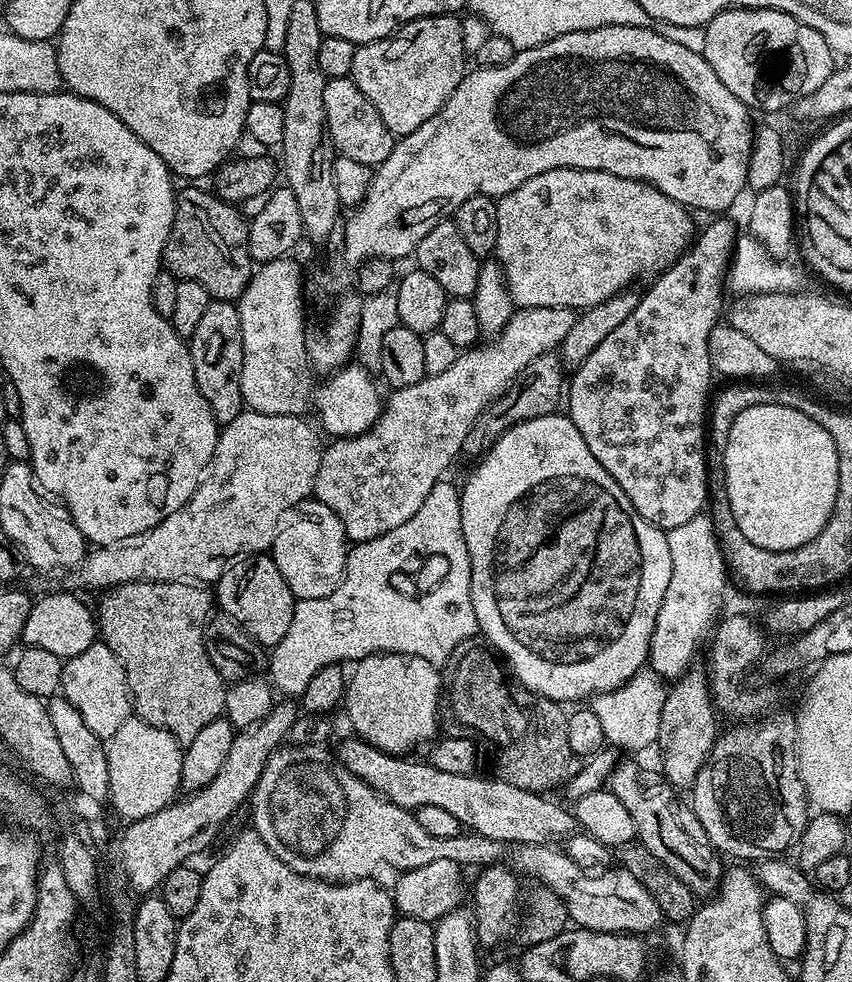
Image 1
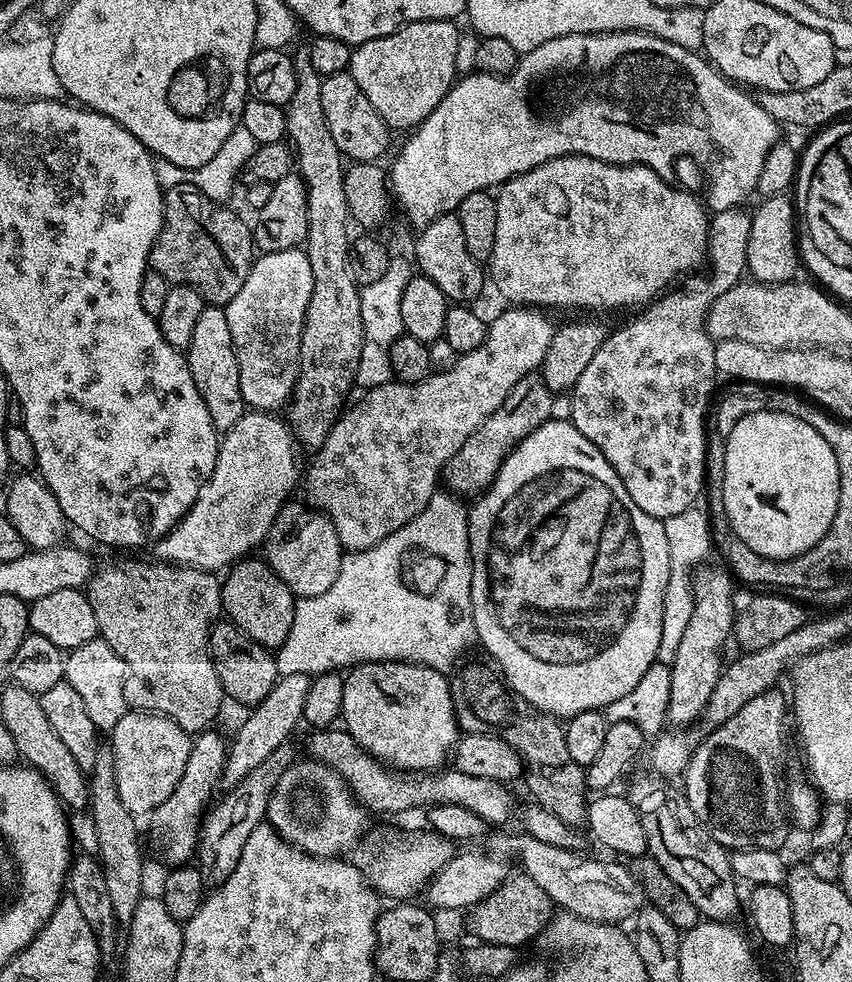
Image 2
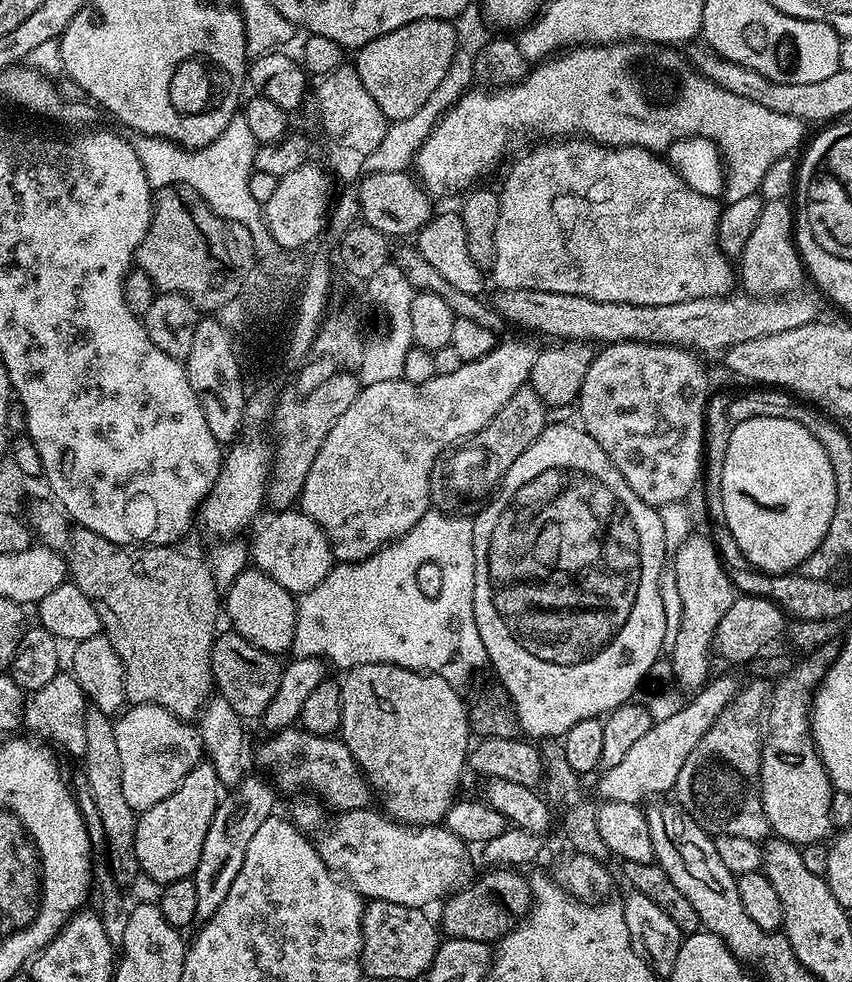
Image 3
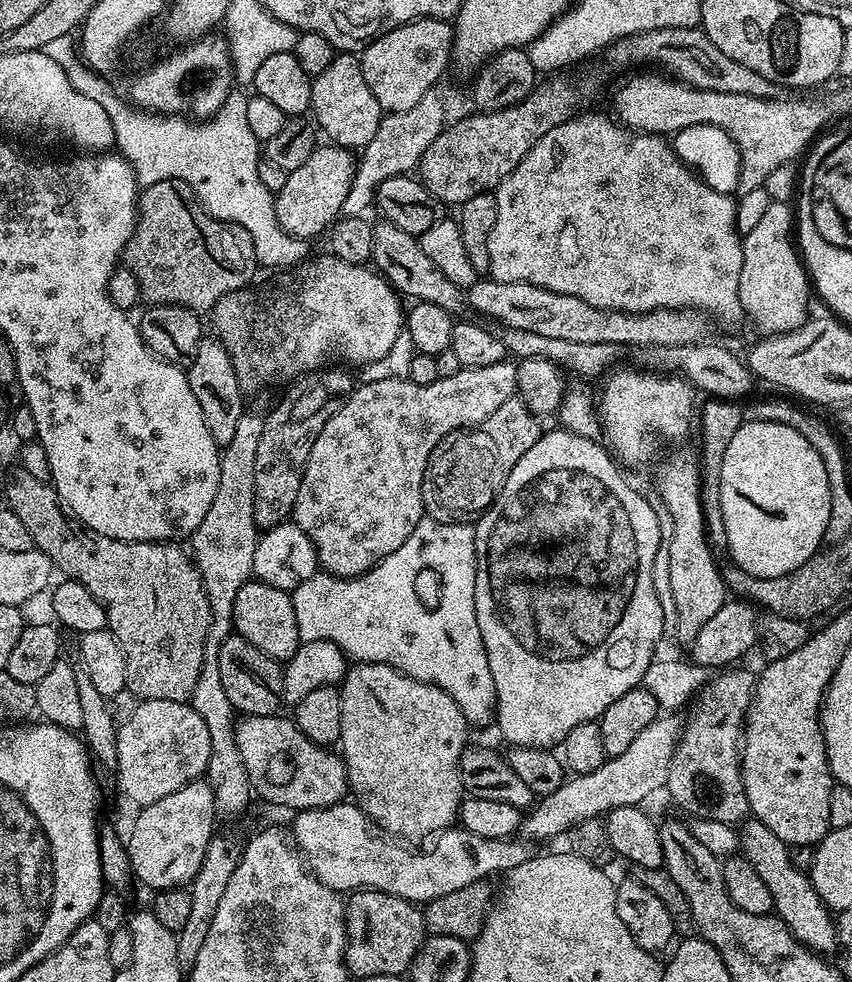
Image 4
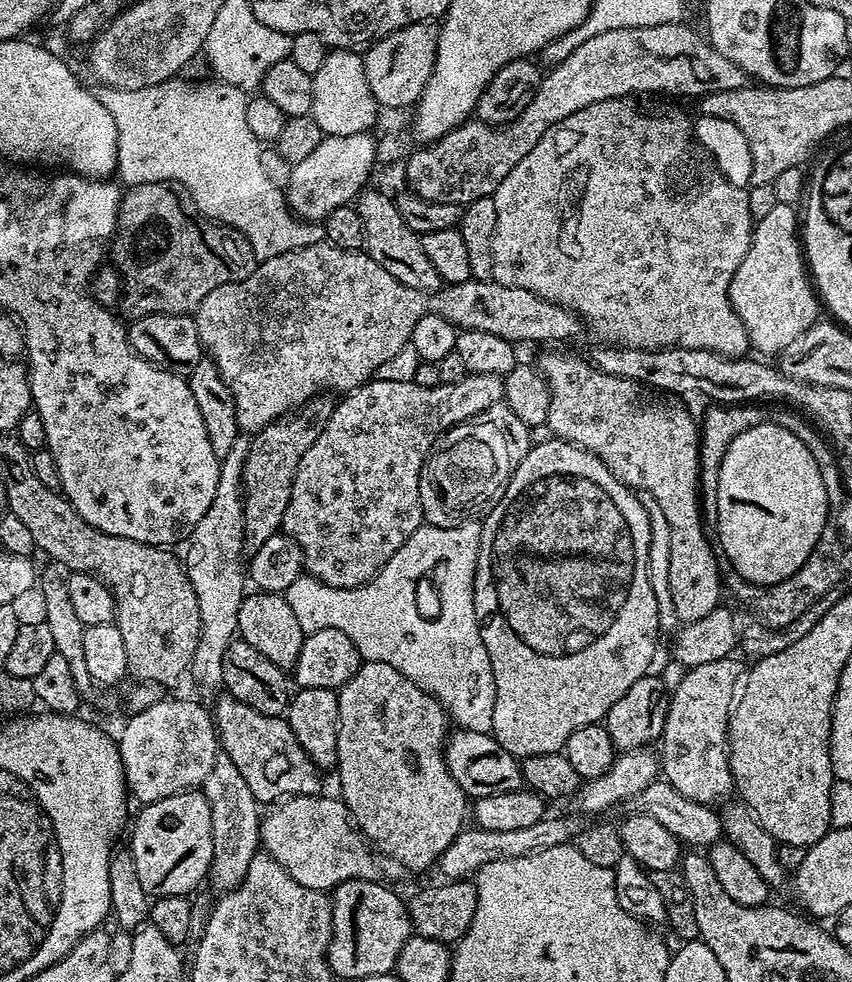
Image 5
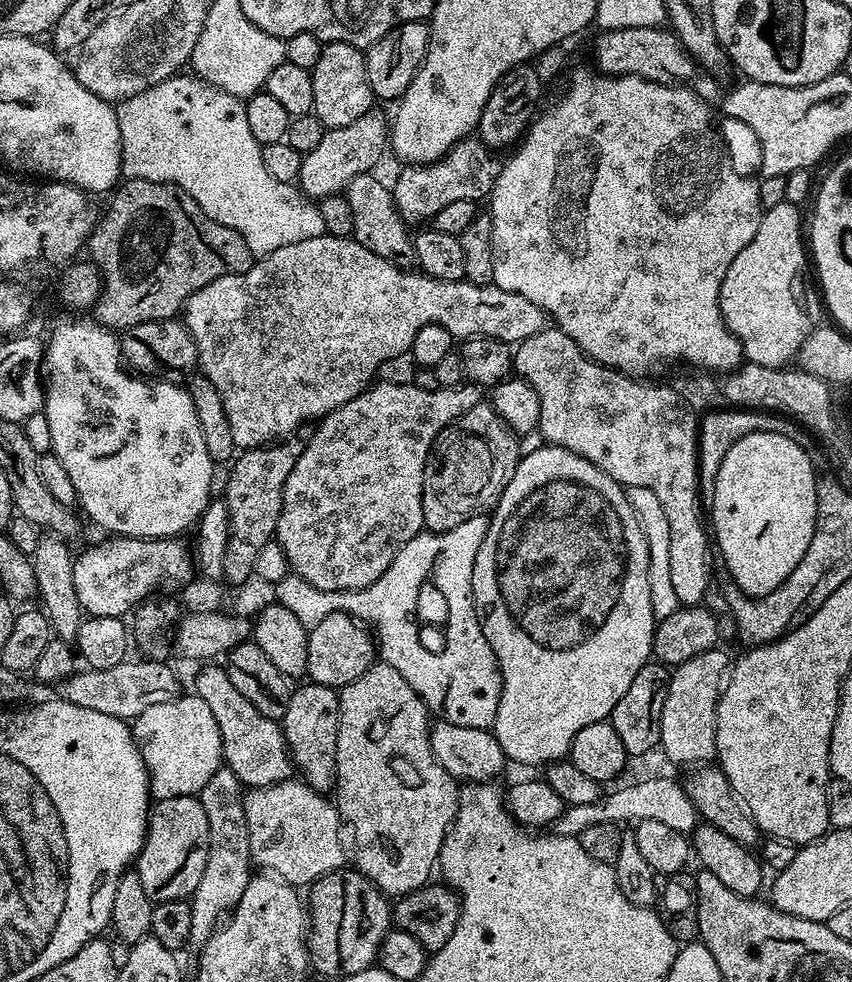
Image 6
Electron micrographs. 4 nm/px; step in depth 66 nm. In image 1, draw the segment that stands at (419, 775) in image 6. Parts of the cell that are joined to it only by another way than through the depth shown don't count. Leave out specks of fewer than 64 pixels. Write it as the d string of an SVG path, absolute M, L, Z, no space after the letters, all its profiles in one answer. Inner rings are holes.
M373 652L366 659L355 661L353 668L356 669L352 676L350 672L346 680L342 708L343 711L348 711L348 720L356 731L353 733L359 739L392 756L415 753L412 752L415 748L423 749L429 742L437 739L436 727L440 724L440 712L442 716L442 672L437 665L414 654Z

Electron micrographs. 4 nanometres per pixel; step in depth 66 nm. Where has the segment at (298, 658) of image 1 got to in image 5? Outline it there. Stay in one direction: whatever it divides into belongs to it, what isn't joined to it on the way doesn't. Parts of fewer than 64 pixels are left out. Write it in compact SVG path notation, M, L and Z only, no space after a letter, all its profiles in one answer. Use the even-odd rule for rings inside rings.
M479 519L466 520L453 528L443 528L433 524L421 523L414 534L382 566L380 573L373 580L367 580L357 588L335 588L326 586L318 578L301 574L290 583L282 595L290 602L290 610L298 618L298 626L307 634L333 628L342 630L358 650L361 661L377 660L386 662L398 670L414 686L426 690L441 704L453 721L457 720L460 728L472 728L475 732L487 732L494 722L494 670L490 666L490 654L482 642L480 623L474 610L474 578L480 549ZM431 577L436 581L438 598L442 598L442 610L433 620L422 618L418 614L418 605L414 603L414 590L418 581Z

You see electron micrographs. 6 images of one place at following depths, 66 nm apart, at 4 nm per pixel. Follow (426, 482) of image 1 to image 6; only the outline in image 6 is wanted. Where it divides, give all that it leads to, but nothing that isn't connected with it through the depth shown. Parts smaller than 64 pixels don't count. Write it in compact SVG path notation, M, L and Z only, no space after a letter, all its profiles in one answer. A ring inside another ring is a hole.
M383 382L373 383L364 389L360 395L346 402L342 407L335 408L315 425L316 433L307 437L302 454L298 462L294 462L294 470L290 470L290 478L286 478L286 486L282 490L282 508L278 514L275 542L284 551L288 560L289 569L295 575L301 576L310 586L327 592L353 592L359 588L370 586L386 574L386 566L394 562L398 550L406 546L406 542L420 535L424 528L422 518L422 482L424 481L424 467L428 461L428 451L432 448L436 436L448 425L455 422L466 410L470 410L475 404L481 403L482 392L475 384L461 382L457 388L435 388L434 390L422 390L414 382L408 385L394 385Z

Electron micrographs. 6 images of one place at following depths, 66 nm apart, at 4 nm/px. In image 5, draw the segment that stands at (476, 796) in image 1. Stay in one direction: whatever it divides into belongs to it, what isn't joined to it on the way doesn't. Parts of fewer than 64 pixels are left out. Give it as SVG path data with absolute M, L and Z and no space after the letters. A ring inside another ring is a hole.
M227 694L217 695L214 703L219 747L223 755L238 766L257 802L268 806L289 796L315 796L321 791L321 769L309 758L308 752L302 750L284 716L258 714L254 706L246 706L246 702L238 702L238 698Z

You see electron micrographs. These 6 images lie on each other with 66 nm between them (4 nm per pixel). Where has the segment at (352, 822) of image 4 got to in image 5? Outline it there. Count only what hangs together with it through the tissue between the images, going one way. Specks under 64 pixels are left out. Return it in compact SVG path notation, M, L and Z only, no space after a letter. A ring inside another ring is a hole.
M324 795L289 796L269 807L260 822L263 851L310 890L327 893L347 880L377 879L381 863L377 853L350 823L343 800ZM587 815L558 816L554 820L545 818L534 822L534 826L526 826L526 830L502 830L491 832L475 826L465 827L454 838L454 842L440 856L438 868L445 872L448 878L468 878L482 866L495 860L509 860L515 856L525 856L531 852L550 850L550 846L572 844L578 834L588 827L590 820Z

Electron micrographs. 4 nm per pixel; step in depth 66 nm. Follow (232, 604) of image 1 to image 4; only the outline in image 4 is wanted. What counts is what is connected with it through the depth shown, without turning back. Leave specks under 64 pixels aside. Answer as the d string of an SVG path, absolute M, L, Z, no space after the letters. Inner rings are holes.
M255 578L248 580L238 590L238 598L234 600L232 626L235 635L246 638L246 642L258 646L262 654L270 654L270 658L286 662L302 643L298 634L298 618L294 618L294 602L287 591Z

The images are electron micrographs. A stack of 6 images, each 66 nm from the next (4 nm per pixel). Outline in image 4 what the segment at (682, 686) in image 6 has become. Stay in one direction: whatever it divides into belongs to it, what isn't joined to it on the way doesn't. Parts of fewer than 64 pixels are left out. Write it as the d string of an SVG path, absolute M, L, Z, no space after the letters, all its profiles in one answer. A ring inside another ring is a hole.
M737 667L735 670L724 670L719 674L713 675L712 680L703 687L699 693L698 699L695 701L696 713L686 720L683 725L683 736L679 739L679 744L676 748L676 753L673 756L673 761L670 764L669 780L666 785L666 792L672 795L672 800L684 812L689 812L689 817L699 818L702 820L713 820L714 822L722 822L733 826L739 825L741 822L749 819L750 807L748 805L747 792L744 789L744 769L742 767L742 737L746 732L746 717L748 710L752 706L752 698L756 694L756 682L758 679L757 673L754 671L747 672L746 669Z

